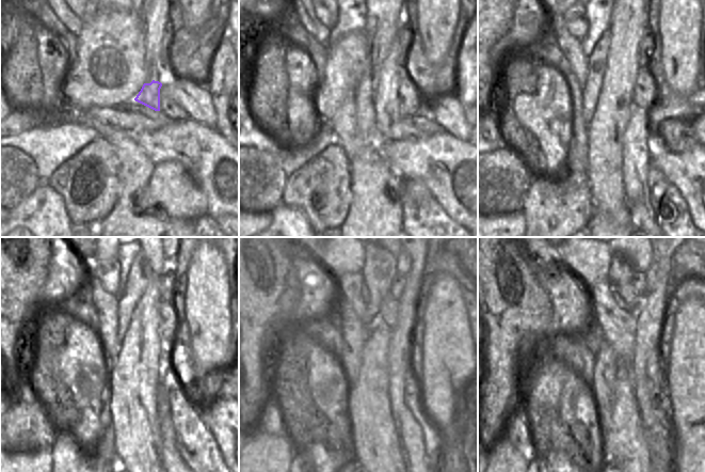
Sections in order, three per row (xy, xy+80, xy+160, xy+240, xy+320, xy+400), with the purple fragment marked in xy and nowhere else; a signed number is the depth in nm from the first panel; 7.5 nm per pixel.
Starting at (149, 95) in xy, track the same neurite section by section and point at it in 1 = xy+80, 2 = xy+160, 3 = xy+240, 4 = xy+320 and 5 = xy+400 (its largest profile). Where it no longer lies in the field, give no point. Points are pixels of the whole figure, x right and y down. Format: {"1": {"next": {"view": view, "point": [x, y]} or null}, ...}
{"1": {"next": {"view": "xy+80", "point": [387, 112]}}, "2": {"next": {"view": "xy+160", "point": [636, 153]}}, "3": {"next": {"view": "xy+240", "point": [169, 452]}}, "4": {"next": {"view": "xy+320", "point": [400, 351]}}, "5": {"next": {"view": "xy+400", "point": [654, 304]}}}

